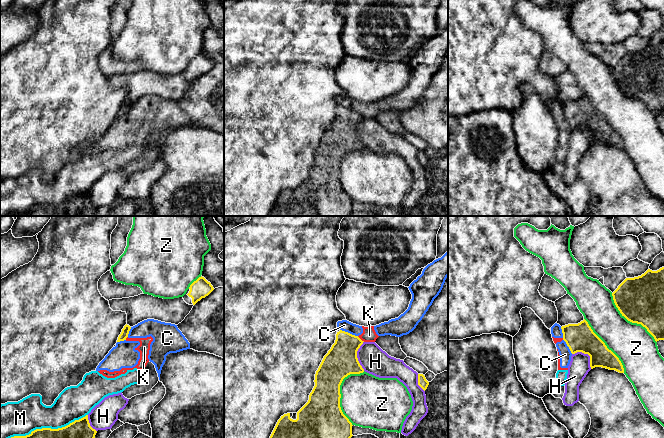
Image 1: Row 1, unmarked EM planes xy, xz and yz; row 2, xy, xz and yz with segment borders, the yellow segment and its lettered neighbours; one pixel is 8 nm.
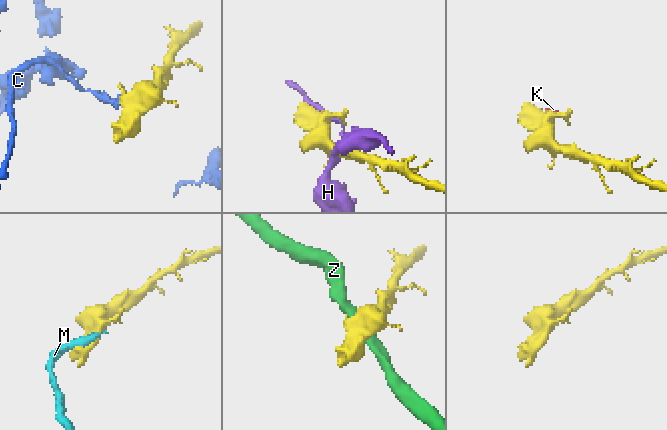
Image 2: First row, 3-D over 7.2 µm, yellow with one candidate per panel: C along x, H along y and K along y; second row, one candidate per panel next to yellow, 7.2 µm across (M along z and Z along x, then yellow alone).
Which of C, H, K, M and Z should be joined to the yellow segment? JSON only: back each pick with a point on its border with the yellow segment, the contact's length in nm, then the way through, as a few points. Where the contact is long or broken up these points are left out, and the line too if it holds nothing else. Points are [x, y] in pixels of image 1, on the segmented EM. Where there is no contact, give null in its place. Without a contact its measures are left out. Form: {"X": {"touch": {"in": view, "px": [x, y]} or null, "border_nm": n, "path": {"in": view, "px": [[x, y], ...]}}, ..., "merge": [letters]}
{"merge": []}

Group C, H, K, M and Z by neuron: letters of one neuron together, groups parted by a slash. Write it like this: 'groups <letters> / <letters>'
groups C K M / H / Z

